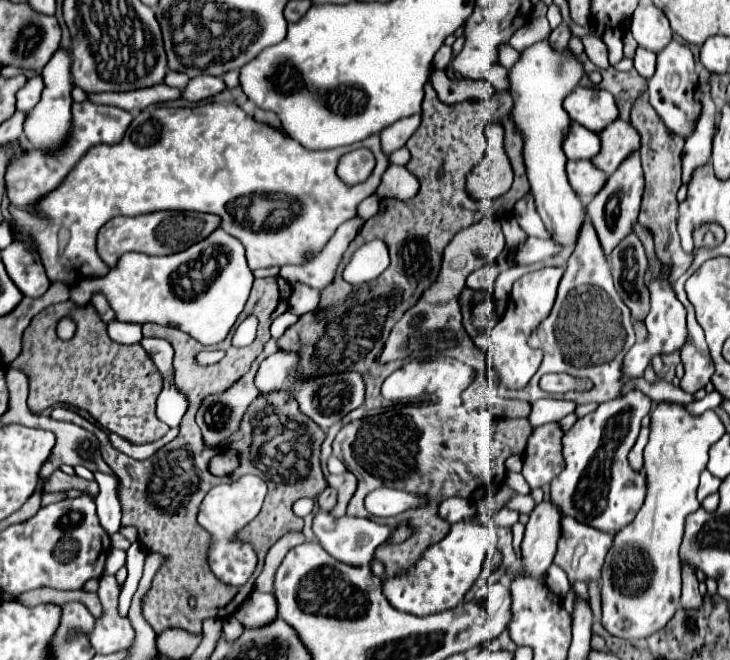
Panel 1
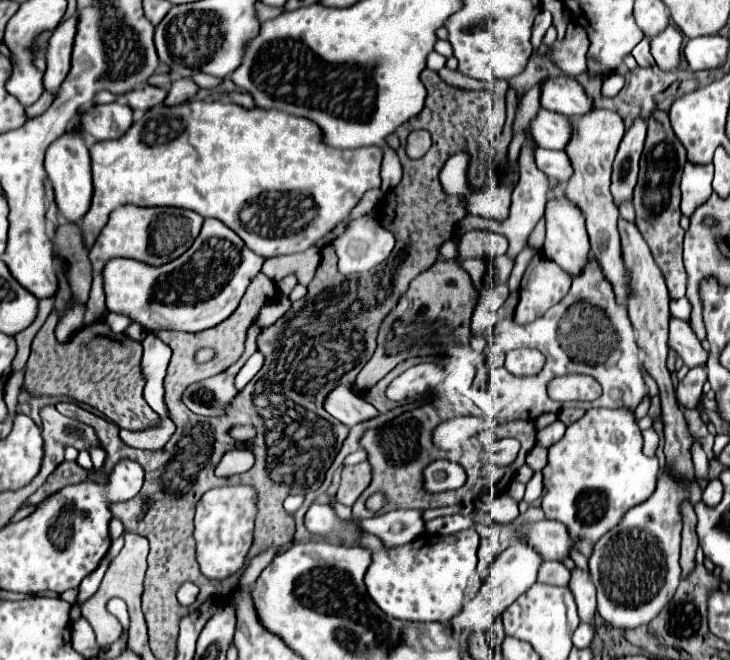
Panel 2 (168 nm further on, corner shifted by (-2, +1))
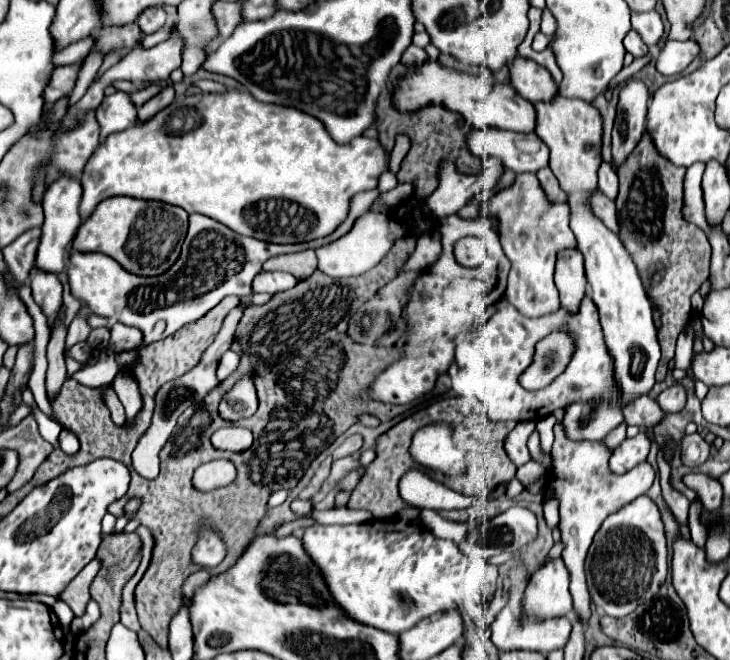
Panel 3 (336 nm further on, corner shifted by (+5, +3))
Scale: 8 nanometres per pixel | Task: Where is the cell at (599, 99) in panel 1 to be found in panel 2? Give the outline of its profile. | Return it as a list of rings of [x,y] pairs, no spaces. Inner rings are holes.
[[[553,75],[541,81],[541,107],[561,113],[565,117],[573,117],[591,111],[593,103],[575,79]]]

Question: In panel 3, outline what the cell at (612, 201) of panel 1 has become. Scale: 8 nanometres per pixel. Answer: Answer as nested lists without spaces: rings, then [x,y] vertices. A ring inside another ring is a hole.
[[[632,81],[620,91],[618,113],[612,131],[612,165],[618,169],[626,157],[638,145],[642,133],[646,131],[646,105],[648,89],[642,81]]]

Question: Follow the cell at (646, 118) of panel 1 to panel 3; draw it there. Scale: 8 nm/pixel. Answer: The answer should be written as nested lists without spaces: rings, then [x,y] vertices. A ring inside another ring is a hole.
[[[648,133],[642,135],[638,147],[618,169],[620,193],[616,209],[622,227],[620,241],[630,251],[650,299],[662,313],[662,327],[658,331],[662,359],[656,371],[656,381],[664,381],[668,363],[674,359],[676,337],[682,331],[682,325],[690,319],[690,297],[710,275],[710,243],[702,229],[682,219],[684,173],[684,167],[678,169],[658,153]]]

